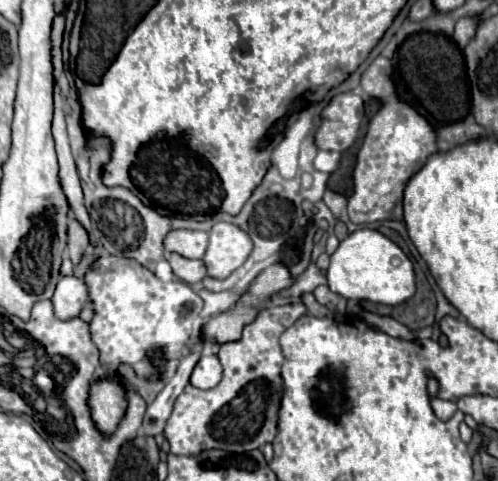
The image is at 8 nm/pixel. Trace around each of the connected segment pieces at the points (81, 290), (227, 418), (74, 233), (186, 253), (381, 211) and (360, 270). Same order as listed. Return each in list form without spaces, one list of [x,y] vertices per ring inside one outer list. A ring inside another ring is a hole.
[[[66,276],[57,285],[56,292],[52,296],[56,318],[63,321],[76,318],[80,314],[84,302],[88,300],[84,282],[76,276]]]
[[[304,304],[266,306],[262,314],[244,328],[242,340],[220,346],[218,358],[224,366],[222,382],[210,390],[184,388],[174,404],[174,412],[164,428],[164,436],[170,442],[172,454],[198,456],[198,452],[214,448],[242,454],[256,450],[272,440],[273,450],[276,448],[274,436],[278,432],[278,410],[280,398],[284,394],[284,380],[282,385],[280,378],[284,356],[278,346],[278,338],[302,314],[306,314]],[[252,392],[256,392],[258,396],[254,396]]]
[[[70,220],[70,224],[68,224],[68,248],[66,248],[66,254],[70,256],[70,260],[74,264],[80,262],[86,246],[88,246],[86,230],[76,220]]]
[[[172,230],[164,240],[168,252],[176,252],[184,258],[194,258],[194,260],[200,260],[204,256],[206,244],[208,244],[208,234],[198,230]]]
[[[378,56],[370,64],[370,68],[364,72],[360,86],[366,94],[370,94],[372,98],[382,102],[382,110],[370,120],[364,144],[358,152],[358,162],[356,162],[356,168],[354,168],[354,194],[348,200],[348,216],[354,224],[370,224],[370,222],[382,220],[401,221],[403,218],[402,196],[404,196],[406,182],[424,166],[428,156],[438,152],[438,146],[436,146],[438,130],[432,128],[428,124],[428,120],[424,116],[420,116],[410,104],[400,100],[398,88],[394,84],[394,76],[392,76],[392,62],[388,58]]]
[[[360,228],[340,242],[338,250],[330,256],[330,268],[326,274],[330,290],[348,300],[370,300],[396,306],[406,302],[416,290],[414,266],[408,256],[390,238],[370,228]]]

